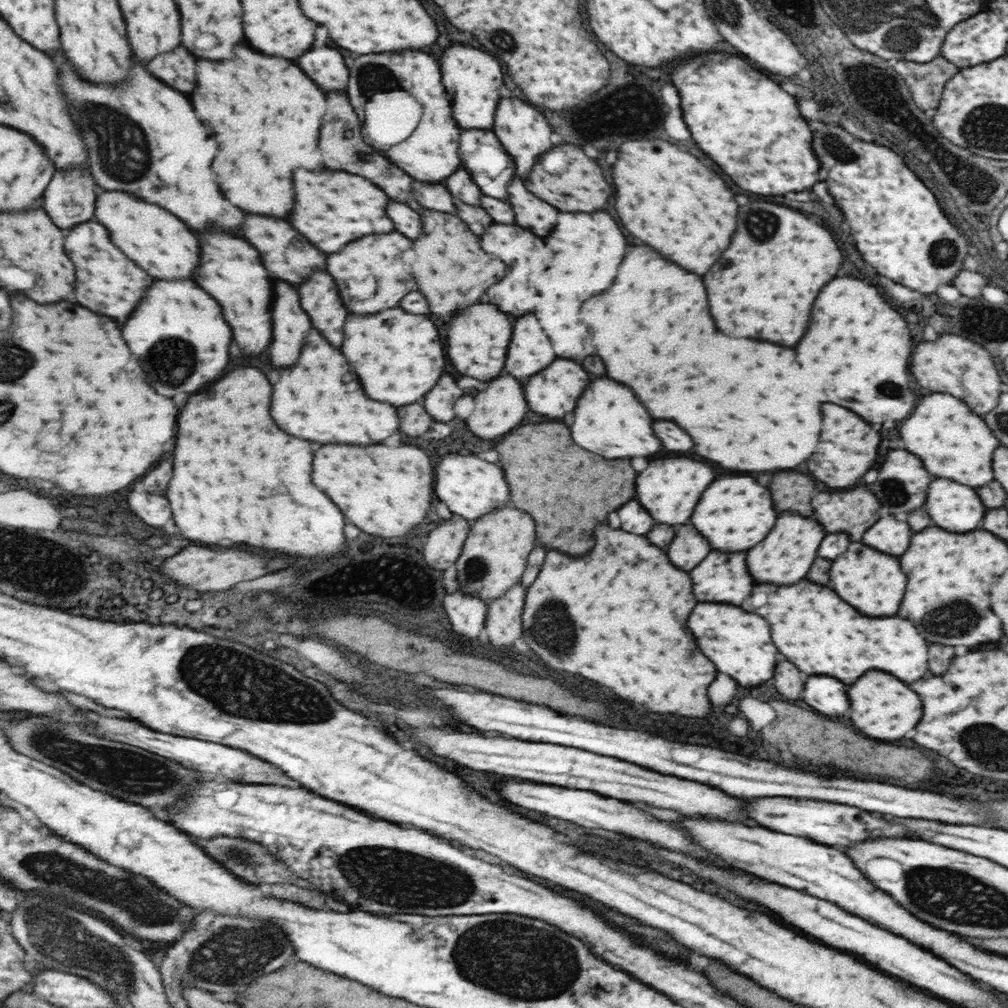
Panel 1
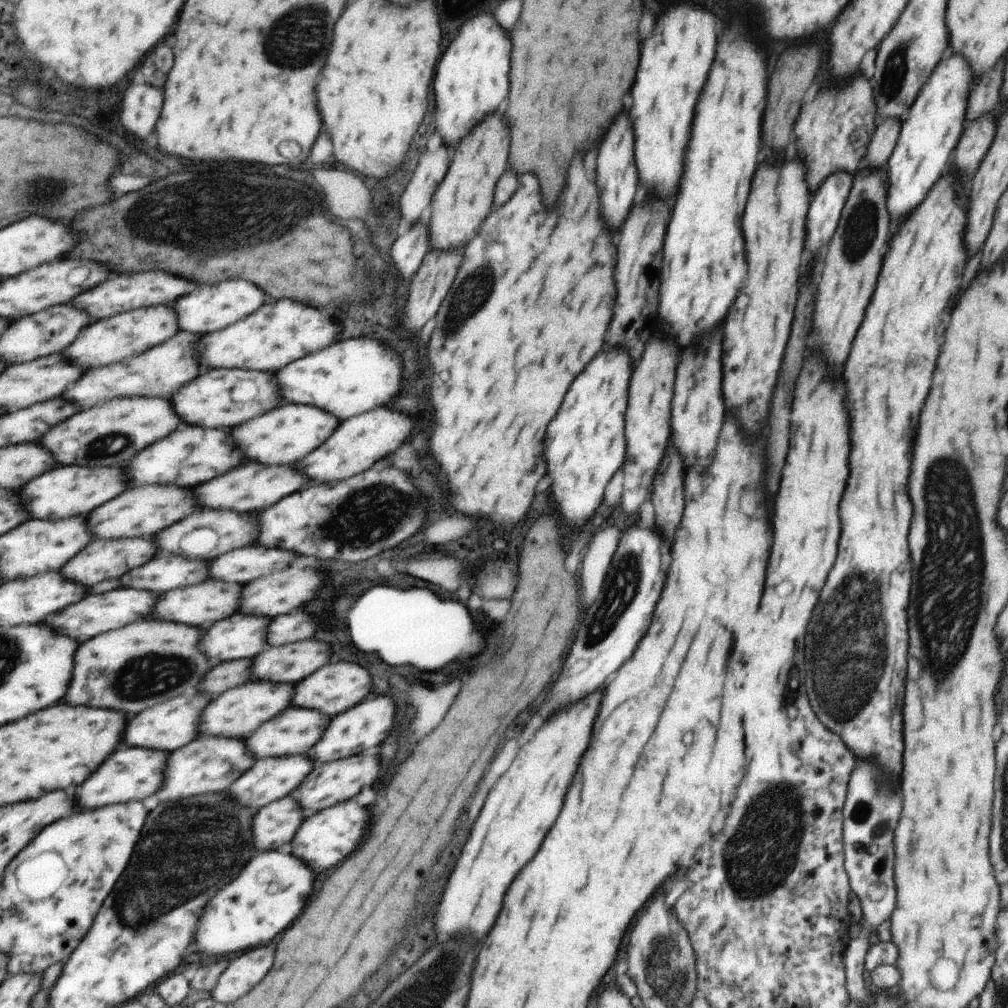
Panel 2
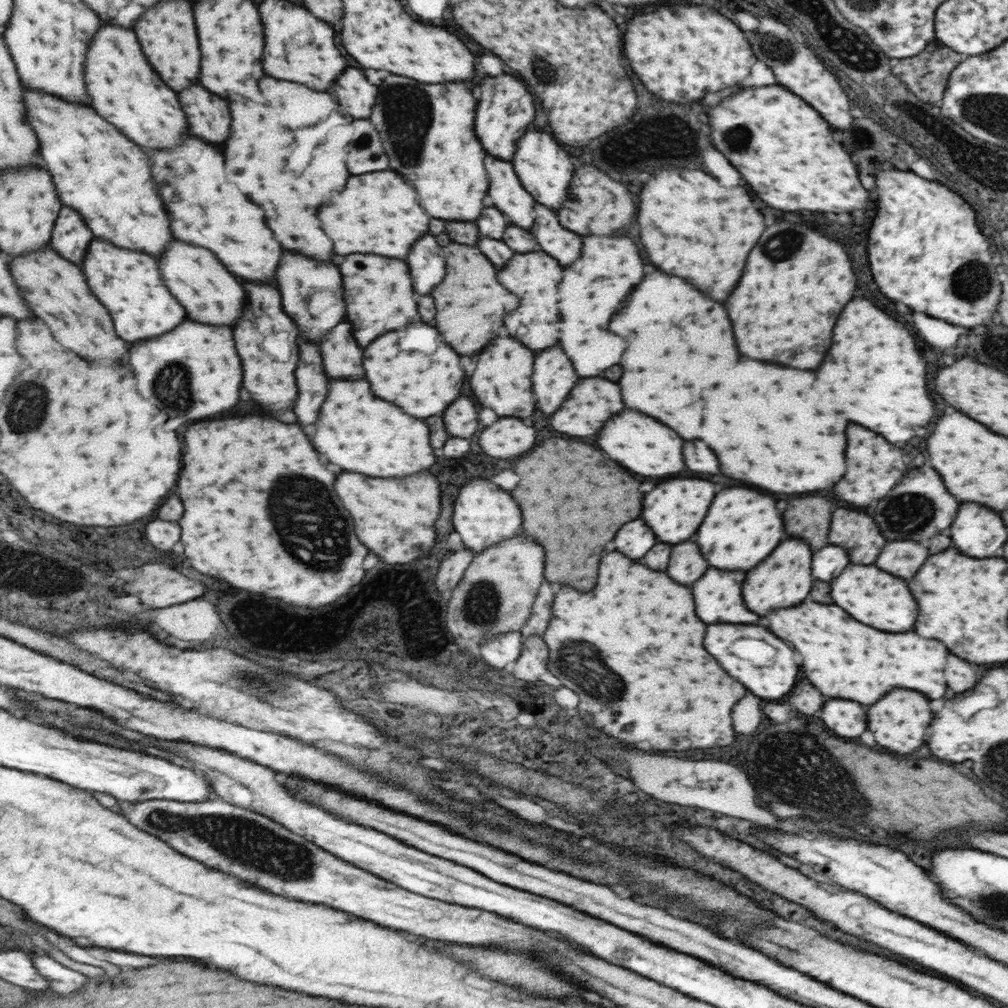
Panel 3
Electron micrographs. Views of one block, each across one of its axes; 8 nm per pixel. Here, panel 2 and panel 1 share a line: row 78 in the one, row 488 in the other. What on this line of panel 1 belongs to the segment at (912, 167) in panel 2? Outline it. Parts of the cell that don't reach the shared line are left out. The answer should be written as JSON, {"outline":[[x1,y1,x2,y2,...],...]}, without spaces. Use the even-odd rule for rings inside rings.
{"outline":[[943,478,931,480,931,492,927,492,925,508,933,524,947,532,975,530,985,512,971,488]]}

